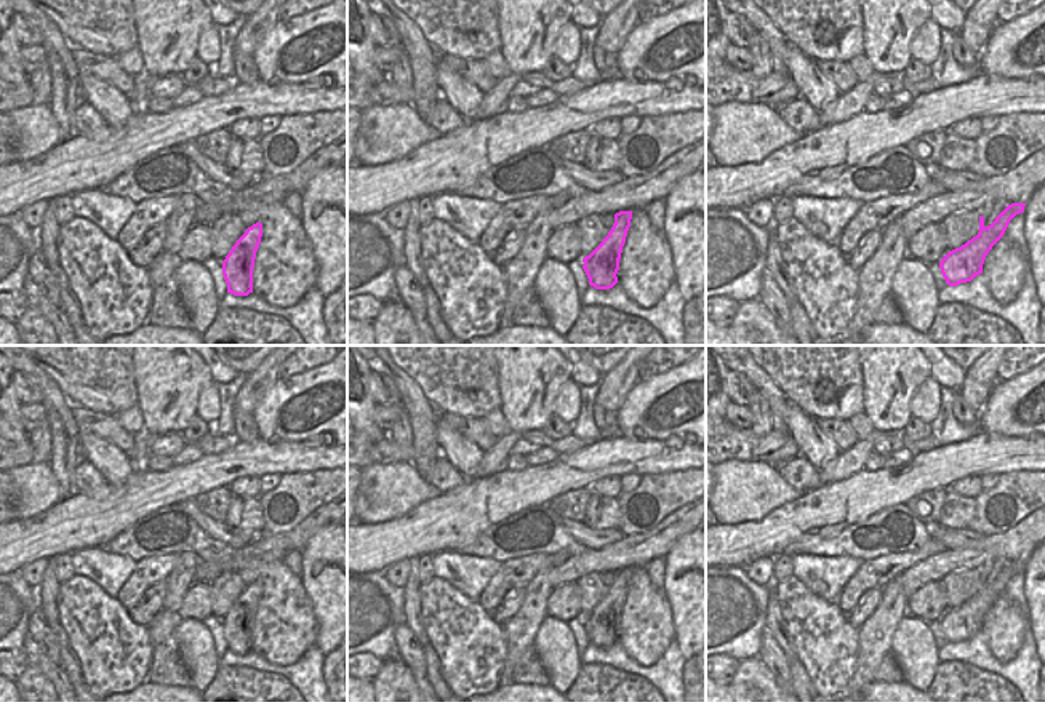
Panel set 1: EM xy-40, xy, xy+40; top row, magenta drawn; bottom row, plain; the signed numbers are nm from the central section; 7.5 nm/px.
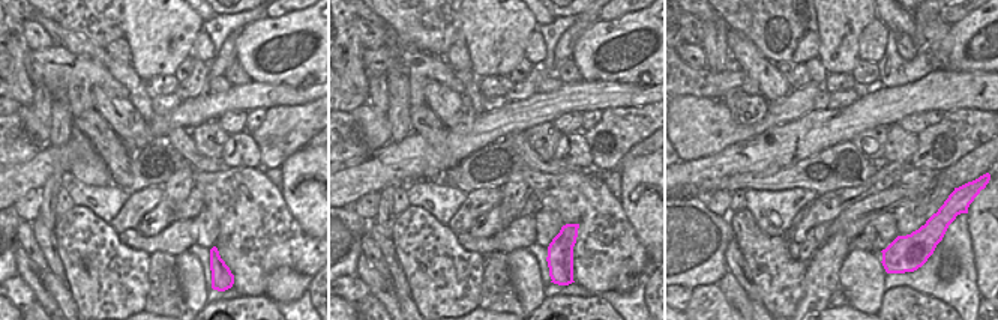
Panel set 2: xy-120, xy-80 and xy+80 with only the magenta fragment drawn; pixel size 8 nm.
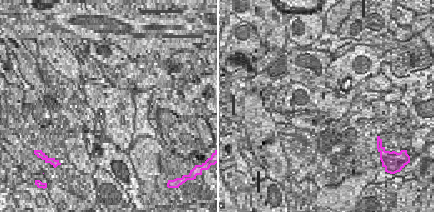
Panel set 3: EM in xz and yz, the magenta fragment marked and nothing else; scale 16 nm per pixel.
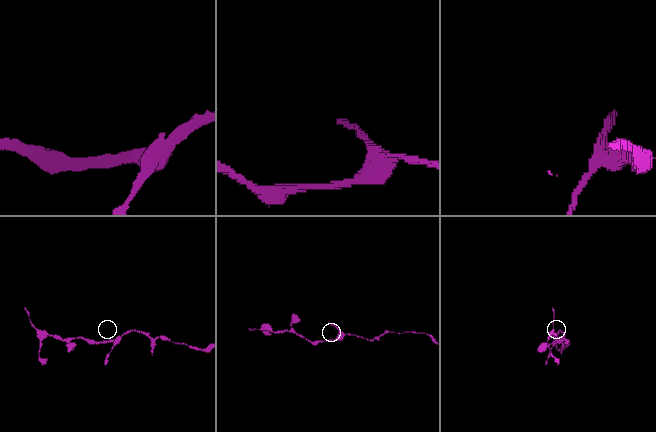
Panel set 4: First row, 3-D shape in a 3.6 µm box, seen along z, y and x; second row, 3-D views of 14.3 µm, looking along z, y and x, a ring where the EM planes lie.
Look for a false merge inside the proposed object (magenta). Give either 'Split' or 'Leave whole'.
Split

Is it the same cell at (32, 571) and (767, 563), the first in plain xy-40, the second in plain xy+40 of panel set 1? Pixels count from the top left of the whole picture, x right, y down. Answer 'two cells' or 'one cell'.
one cell

